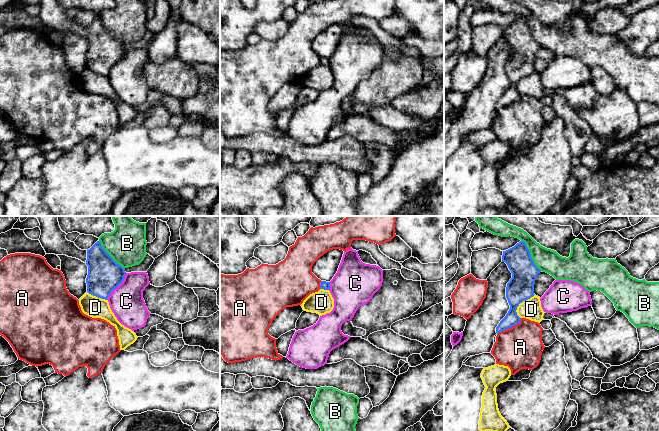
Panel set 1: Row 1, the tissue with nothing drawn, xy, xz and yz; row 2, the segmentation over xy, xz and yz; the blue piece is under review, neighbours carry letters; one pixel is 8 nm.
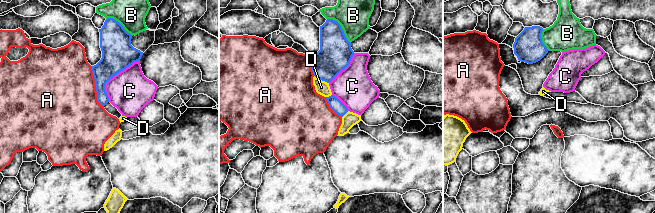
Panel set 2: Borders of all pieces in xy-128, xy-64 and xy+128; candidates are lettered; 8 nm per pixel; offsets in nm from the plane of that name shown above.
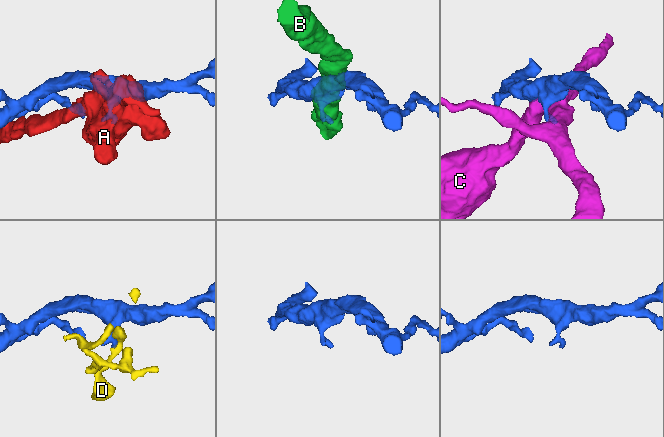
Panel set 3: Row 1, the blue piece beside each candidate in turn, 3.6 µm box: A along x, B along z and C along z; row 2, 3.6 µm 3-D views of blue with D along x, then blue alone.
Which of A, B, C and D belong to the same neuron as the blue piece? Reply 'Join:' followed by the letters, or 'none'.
Join: none

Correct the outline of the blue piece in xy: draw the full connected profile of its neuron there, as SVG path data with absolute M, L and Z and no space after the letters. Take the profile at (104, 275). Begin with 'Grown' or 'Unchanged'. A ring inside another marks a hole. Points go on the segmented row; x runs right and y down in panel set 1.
Unchanged. M100 241L87 250L86 265L88 266L87 292L101 299L107 300L126 275L125 268L113 260L102 248Z

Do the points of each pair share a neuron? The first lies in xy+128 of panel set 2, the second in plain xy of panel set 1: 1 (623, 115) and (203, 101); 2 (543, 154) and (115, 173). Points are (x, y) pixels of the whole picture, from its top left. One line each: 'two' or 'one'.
1: one
2: two

